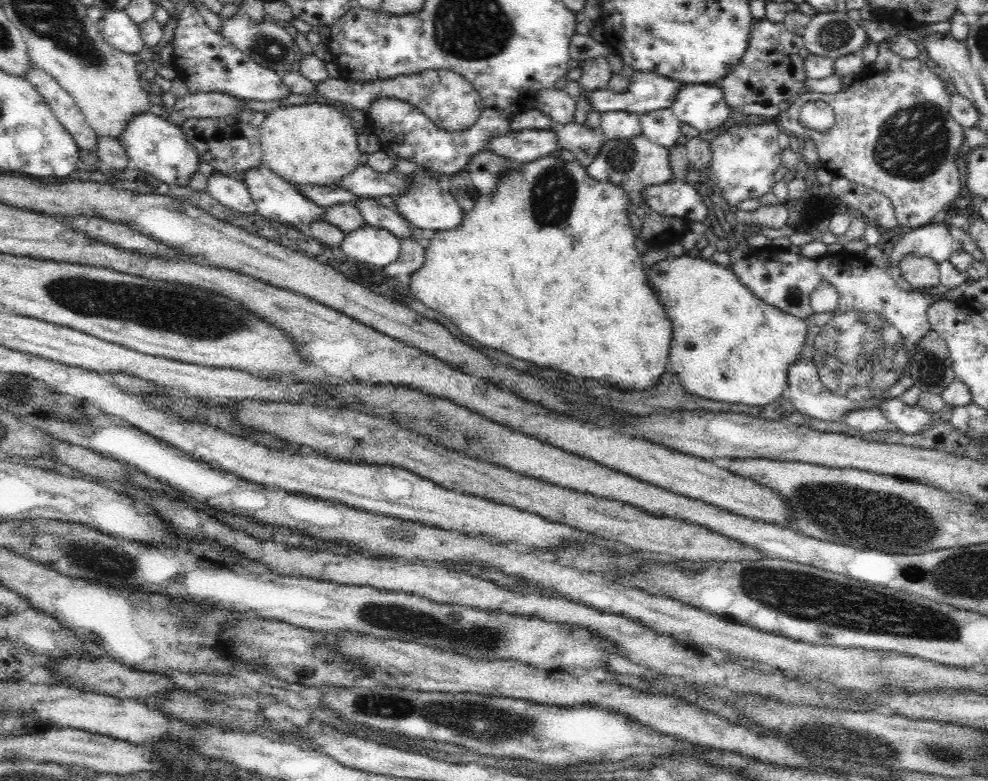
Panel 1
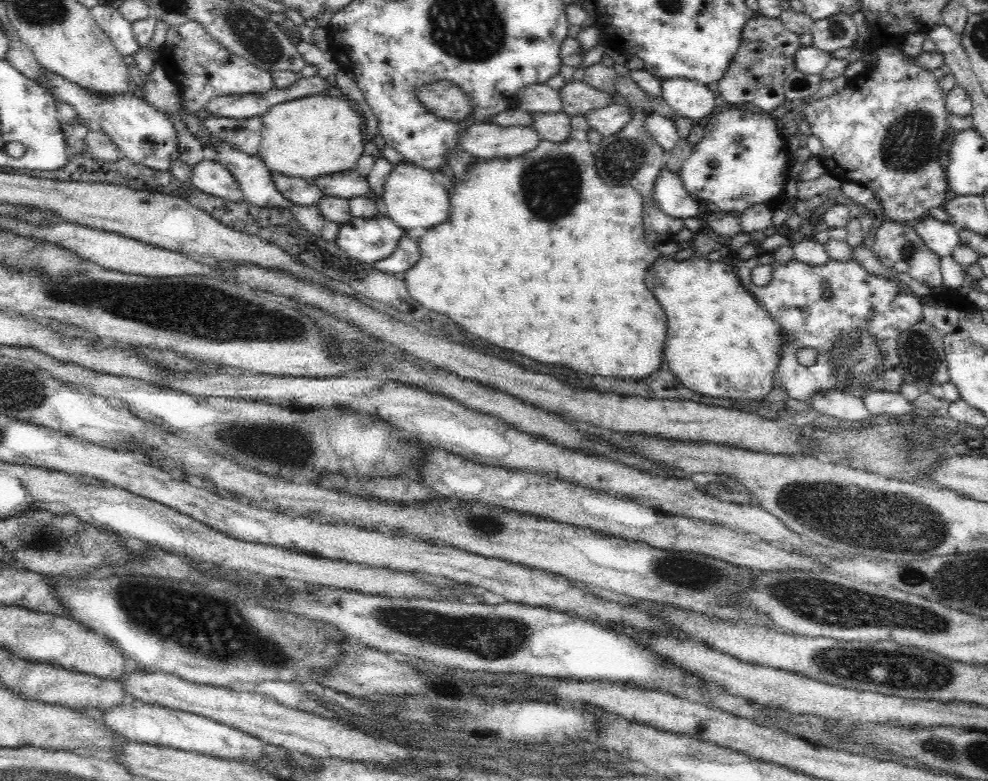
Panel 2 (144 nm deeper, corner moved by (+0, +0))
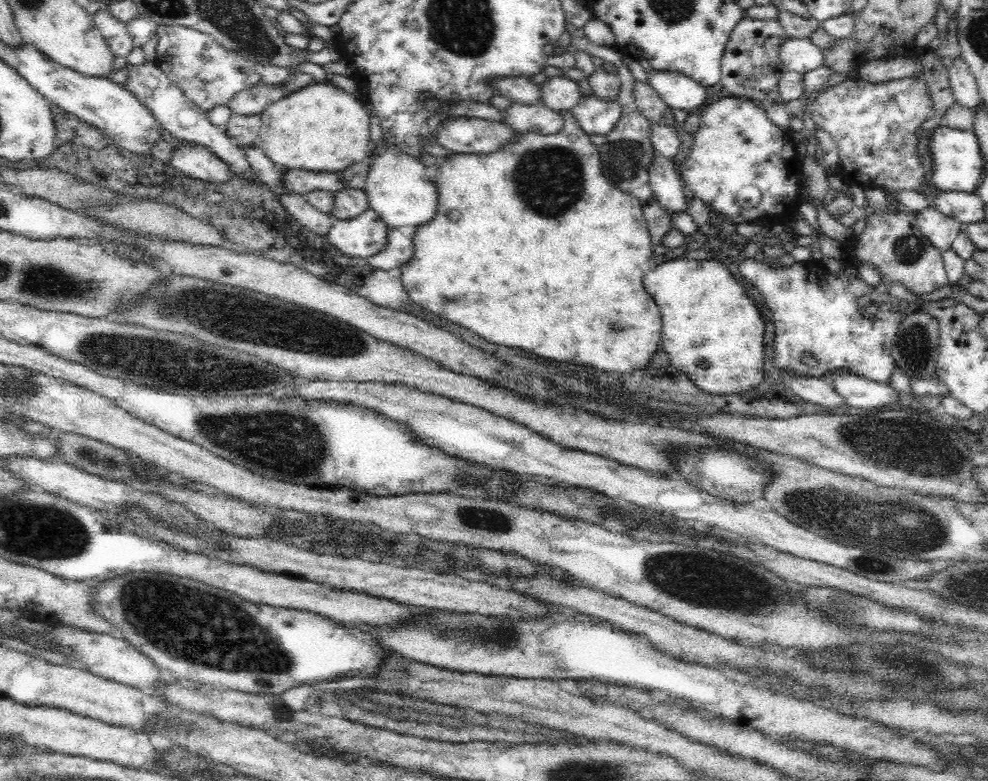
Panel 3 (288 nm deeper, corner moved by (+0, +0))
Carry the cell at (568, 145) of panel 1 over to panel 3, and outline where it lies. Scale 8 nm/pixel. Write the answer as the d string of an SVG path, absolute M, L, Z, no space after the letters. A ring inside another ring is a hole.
M512 104L508 110L504 110L502 122L520 134L534 132L550 136L558 134L564 128L562 114L542 104Z

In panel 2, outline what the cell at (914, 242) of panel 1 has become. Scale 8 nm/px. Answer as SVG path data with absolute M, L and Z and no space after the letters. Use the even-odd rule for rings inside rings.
M924 218L918 222L916 232L920 234L928 250L938 254L940 258L952 256L954 248L960 244L960 238L958 238L960 228L954 226L954 222L940 222L934 218Z

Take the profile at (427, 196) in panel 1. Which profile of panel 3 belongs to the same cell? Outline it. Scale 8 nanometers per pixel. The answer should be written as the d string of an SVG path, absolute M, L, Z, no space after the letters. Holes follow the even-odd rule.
M384 142L372 146L372 166L368 168L364 192L368 196L370 208L376 210L376 214L382 218L382 222L390 230L398 230L402 226L422 226L430 222L436 216L438 208L438 192L434 180L428 178L426 166L418 162L418 158L404 154L398 146Z

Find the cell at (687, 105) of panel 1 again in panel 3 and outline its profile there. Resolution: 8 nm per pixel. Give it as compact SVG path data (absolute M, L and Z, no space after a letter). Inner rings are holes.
M648 72L648 86L664 98L664 102L674 110L696 110L704 108L706 88L694 82L688 76L672 74L672 72Z

